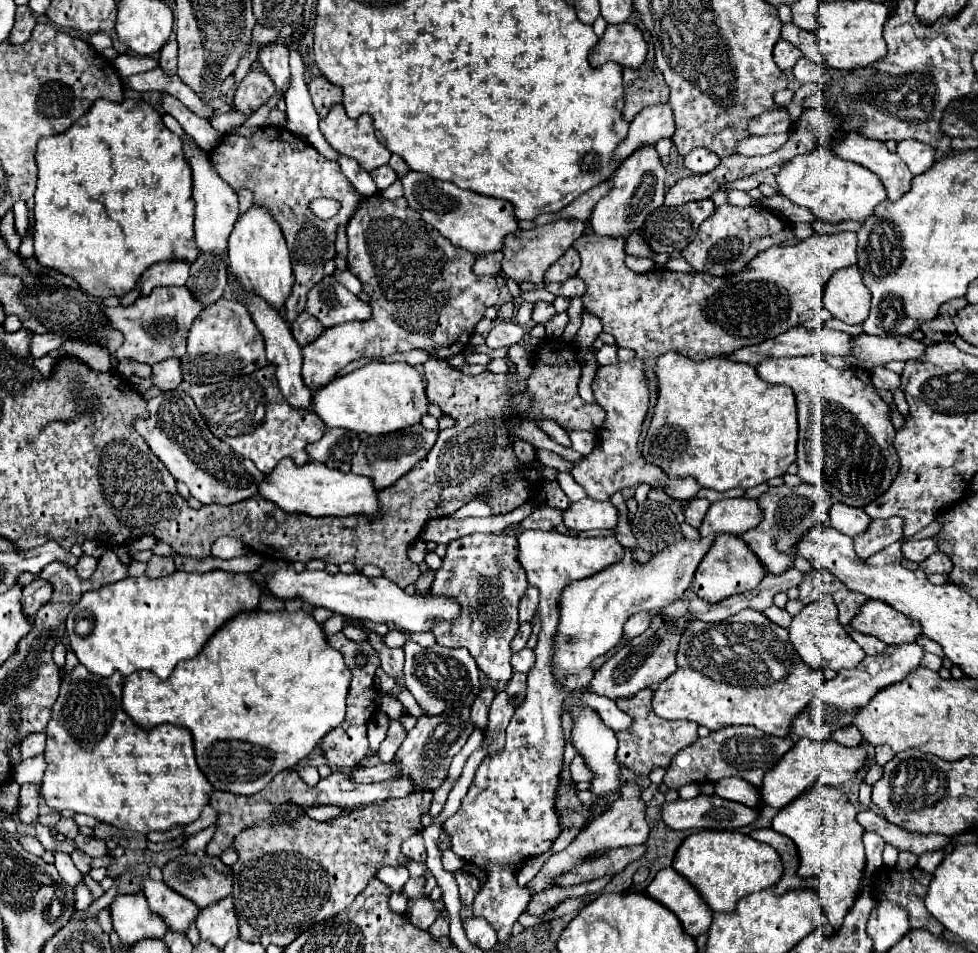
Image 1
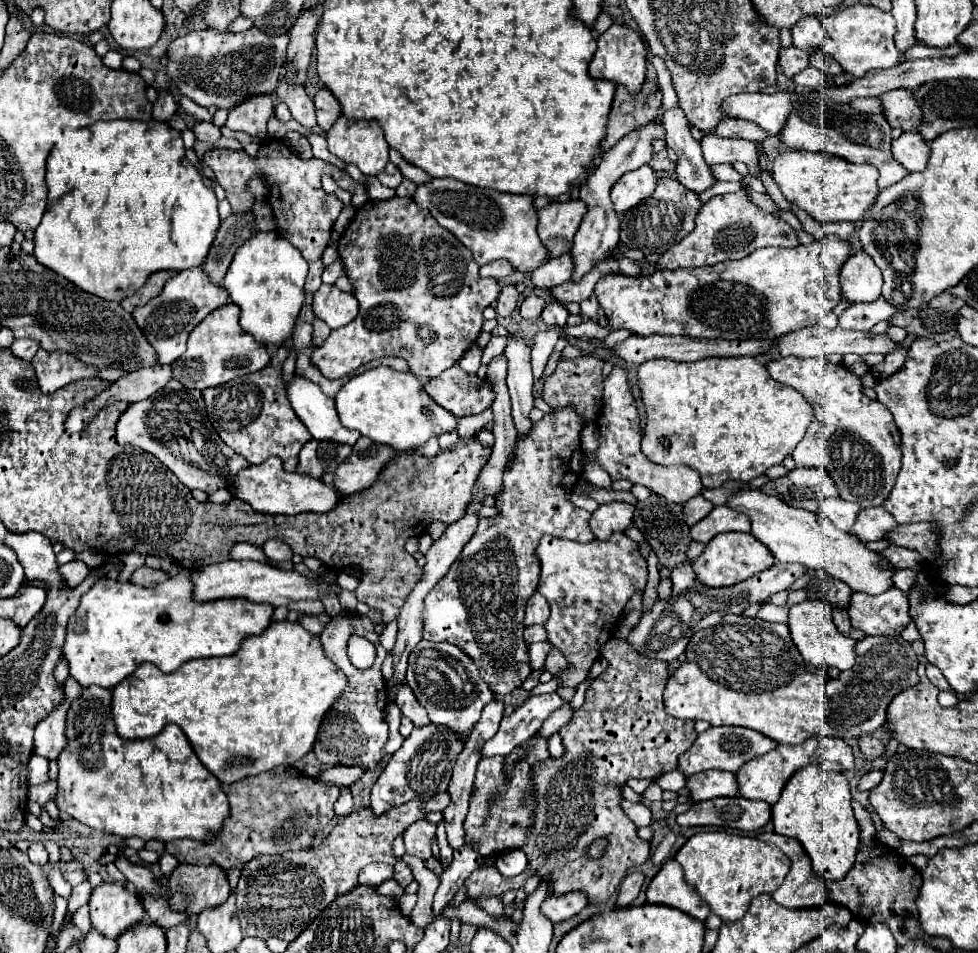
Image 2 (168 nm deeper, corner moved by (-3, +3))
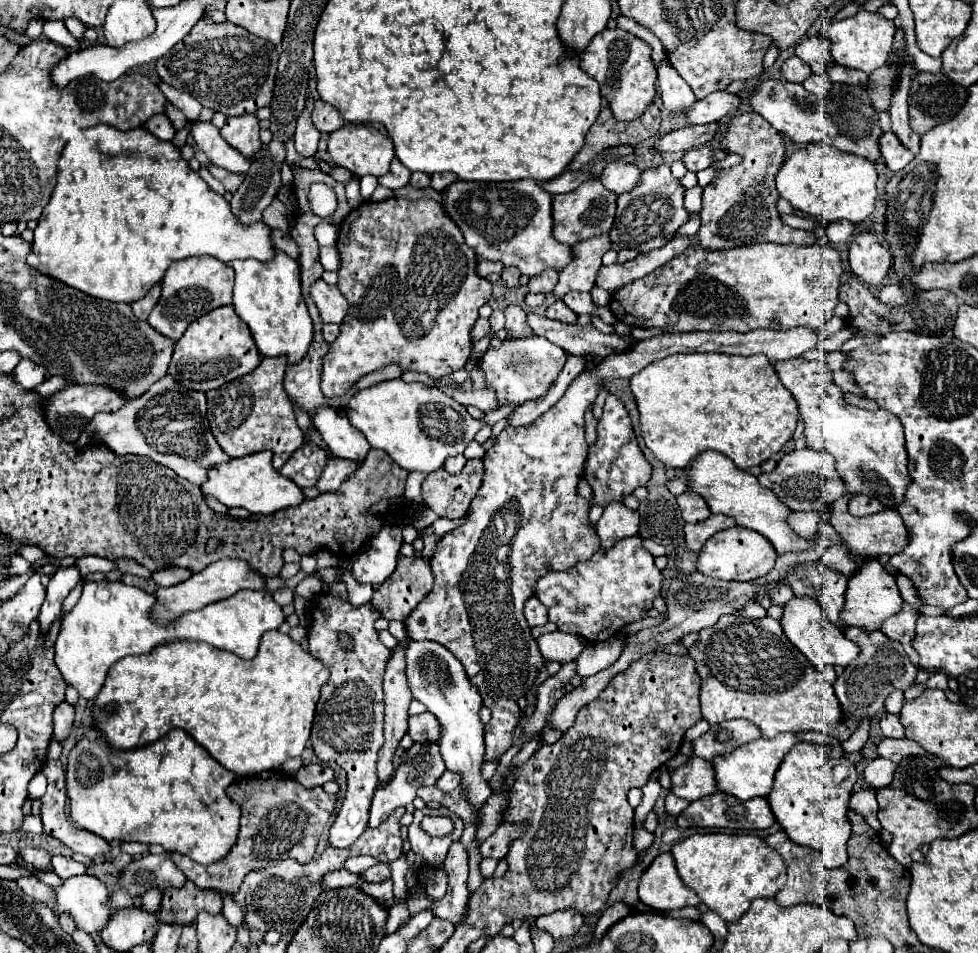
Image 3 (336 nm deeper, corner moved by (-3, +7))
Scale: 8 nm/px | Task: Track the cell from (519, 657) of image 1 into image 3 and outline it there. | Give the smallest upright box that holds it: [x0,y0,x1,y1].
[538,631,586,663]

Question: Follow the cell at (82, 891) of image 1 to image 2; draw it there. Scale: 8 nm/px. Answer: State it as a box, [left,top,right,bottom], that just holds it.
[72,905,90,933]

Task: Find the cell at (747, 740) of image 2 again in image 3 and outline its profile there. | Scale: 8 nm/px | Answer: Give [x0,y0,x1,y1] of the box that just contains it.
[692,719,760,761]

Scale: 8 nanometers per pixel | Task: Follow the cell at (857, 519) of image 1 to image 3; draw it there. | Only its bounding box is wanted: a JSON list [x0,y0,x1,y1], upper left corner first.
[786,505,828,537]

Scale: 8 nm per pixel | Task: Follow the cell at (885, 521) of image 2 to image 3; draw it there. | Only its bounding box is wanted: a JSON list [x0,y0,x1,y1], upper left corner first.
[848,495,884,517]

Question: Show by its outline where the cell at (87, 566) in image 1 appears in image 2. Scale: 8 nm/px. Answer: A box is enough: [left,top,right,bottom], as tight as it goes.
[60,559,90,587]

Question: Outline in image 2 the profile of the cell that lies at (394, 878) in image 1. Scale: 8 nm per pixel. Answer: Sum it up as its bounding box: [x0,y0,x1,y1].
[360,863,394,887]

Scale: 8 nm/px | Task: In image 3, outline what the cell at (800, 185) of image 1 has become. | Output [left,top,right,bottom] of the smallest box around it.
[776,143,876,225]

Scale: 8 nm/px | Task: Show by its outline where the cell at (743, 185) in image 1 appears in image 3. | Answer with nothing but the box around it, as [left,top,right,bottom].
[826,219,854,243]

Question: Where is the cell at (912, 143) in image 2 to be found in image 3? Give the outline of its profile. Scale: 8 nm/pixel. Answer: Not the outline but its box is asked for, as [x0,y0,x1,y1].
[878,131,914,173]

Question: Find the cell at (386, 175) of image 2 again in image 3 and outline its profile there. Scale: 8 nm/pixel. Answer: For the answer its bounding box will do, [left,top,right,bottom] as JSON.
[378,159,412,191]

